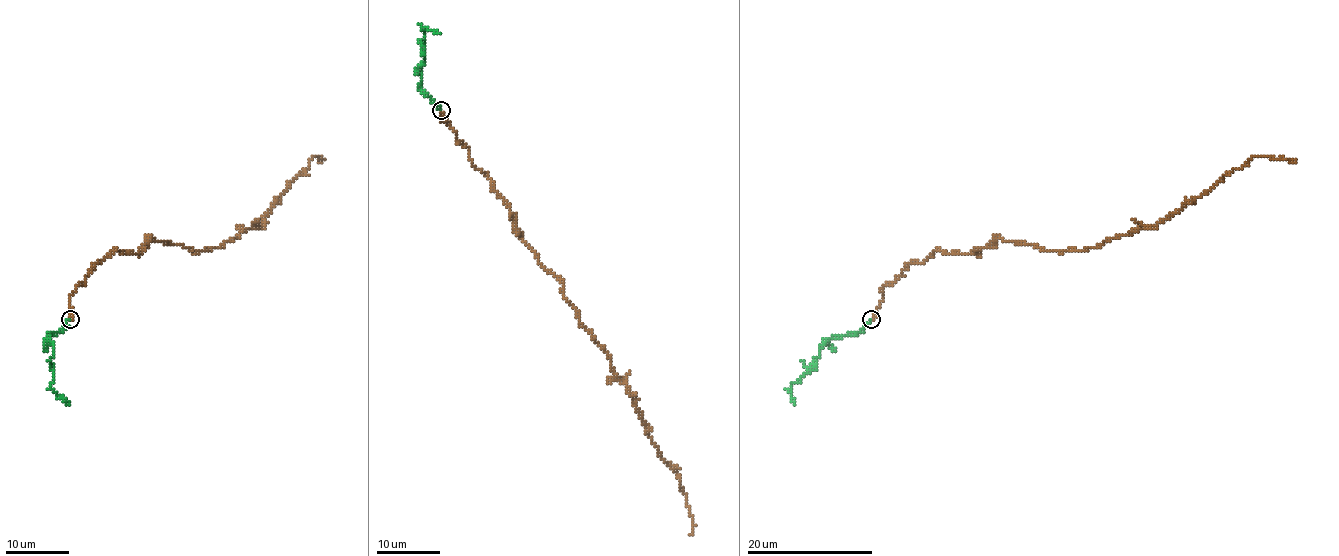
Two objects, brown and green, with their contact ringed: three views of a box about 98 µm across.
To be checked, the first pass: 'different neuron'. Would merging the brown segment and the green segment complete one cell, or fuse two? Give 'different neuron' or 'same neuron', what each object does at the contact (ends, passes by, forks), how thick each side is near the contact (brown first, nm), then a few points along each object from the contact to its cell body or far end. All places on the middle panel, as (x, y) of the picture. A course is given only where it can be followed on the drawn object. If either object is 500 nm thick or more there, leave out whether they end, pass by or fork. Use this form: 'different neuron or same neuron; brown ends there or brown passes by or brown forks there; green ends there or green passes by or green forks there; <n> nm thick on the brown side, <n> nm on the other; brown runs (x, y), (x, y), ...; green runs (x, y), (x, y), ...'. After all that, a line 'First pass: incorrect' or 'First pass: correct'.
same neuron; brown ends there; green ends there; 240 nm thick on the brown side, 190 nm on the other; brown runs (441, 110), (605, 349), (685, 493), (688, 535); green runs (441, 110), (419, 86), (419, 67), (425, 61), (422, 31), (427, 28), (439, 34)
First pass: incorrect

